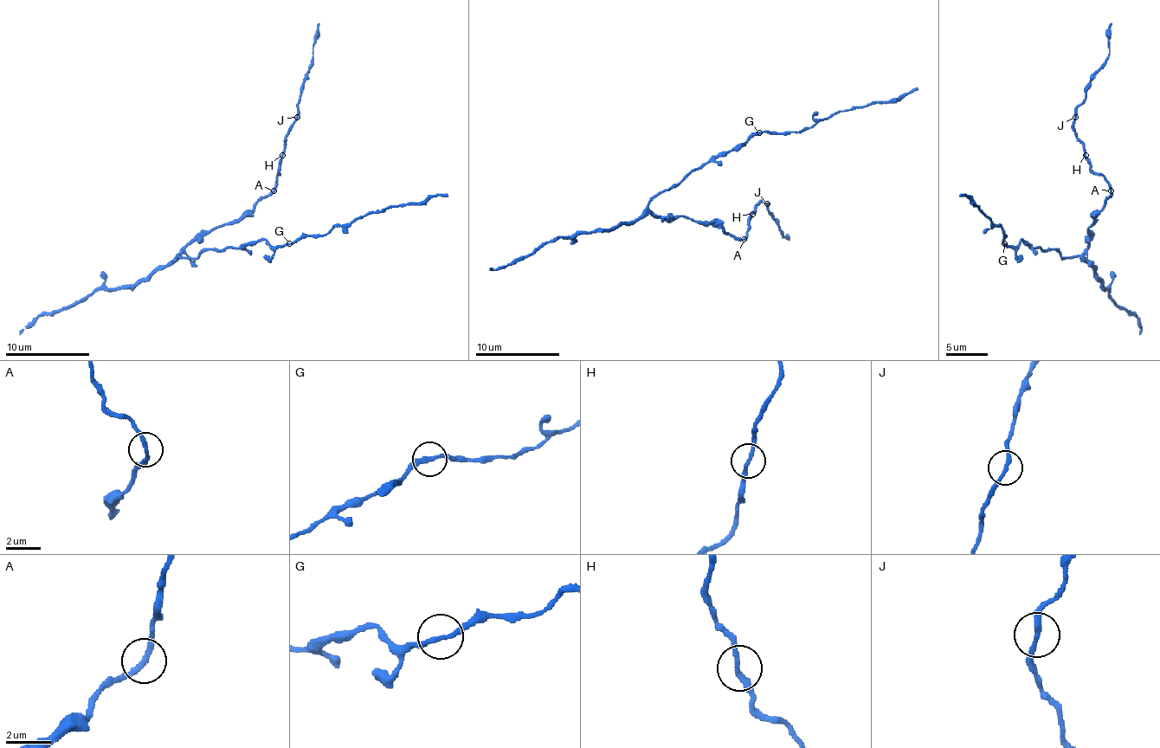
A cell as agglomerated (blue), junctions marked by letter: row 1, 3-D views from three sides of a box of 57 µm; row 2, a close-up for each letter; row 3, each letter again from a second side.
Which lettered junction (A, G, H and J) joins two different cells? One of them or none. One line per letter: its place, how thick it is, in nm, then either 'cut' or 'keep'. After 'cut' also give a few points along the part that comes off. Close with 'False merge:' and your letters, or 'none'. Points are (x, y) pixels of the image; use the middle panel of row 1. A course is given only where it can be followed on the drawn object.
A: (744, 239) | 220 nm | keep
G: (759, 132) | 240 nm | keep
H: (752, 214) | 240 nm | keep
J: (767, 203) | 240 nm | keep
False merge: none

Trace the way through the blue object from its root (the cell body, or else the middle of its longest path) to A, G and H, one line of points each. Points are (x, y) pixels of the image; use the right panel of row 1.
A: (1079, 255), (1087, 247), (1087, 230), (1094, 224), (1094, 216), (1109, 198), (1111, 190)
G: (1079, 255), (1062, 257), (1054, 249), (1031, 247), (1025, 241), (1014, 247), (1008, 247), (1004, 242)
H: (1079, 255), (1087, 247), (1087, 230), (1094, 224), (1094, 216), (1111, 192), (1109, 182), (1090, 167), (1085, 155)

